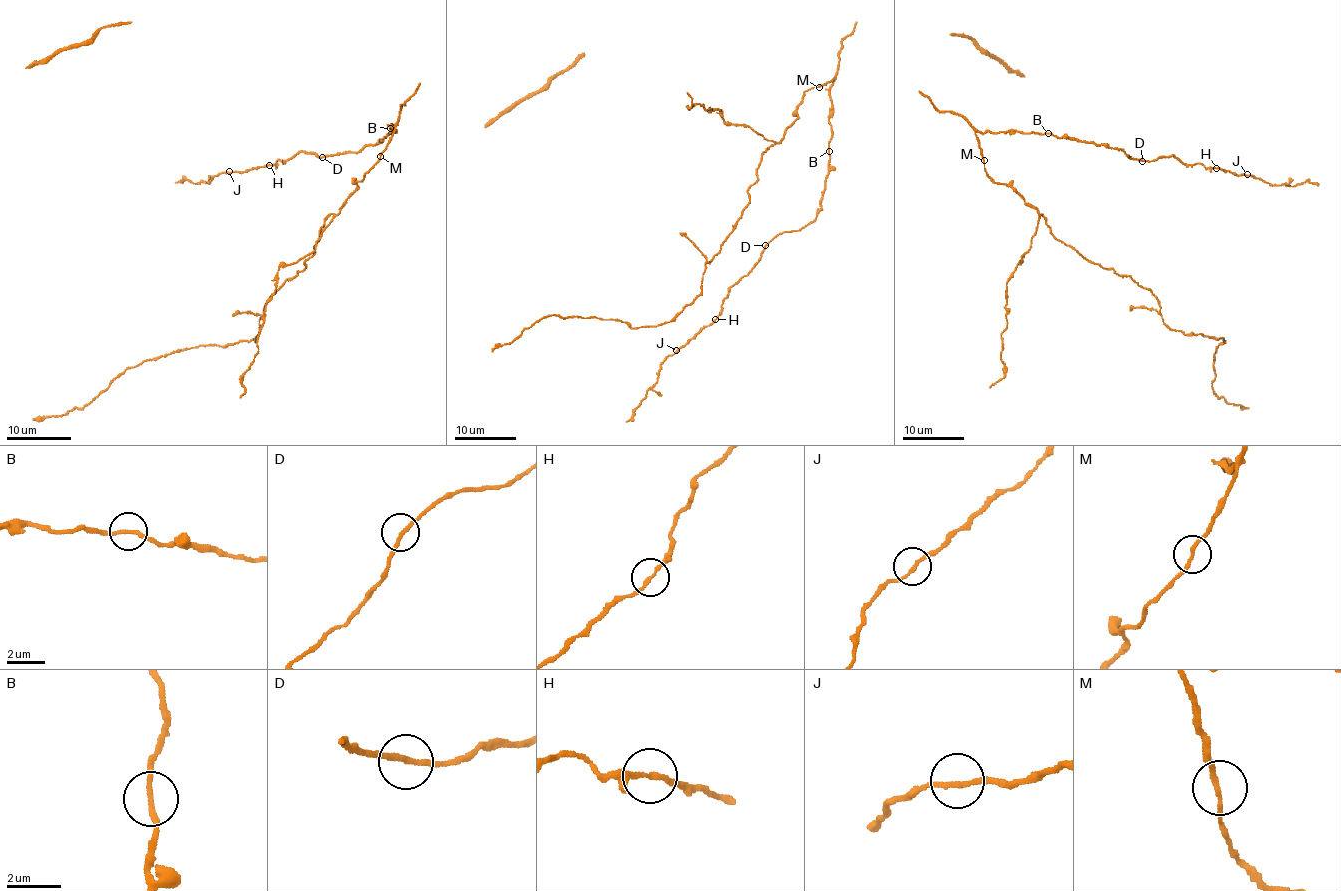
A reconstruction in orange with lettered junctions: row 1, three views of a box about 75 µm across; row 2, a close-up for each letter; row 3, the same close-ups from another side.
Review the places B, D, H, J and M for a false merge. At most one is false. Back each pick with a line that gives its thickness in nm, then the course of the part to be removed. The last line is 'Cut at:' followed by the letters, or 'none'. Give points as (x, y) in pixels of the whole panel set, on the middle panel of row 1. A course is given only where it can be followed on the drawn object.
Cut at: none

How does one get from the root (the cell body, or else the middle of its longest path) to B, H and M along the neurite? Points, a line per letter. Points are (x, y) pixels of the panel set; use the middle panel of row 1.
B: (797, 113), (797, 106), (807, 90), (833, 78), (829, 151)
H: (797, 113), (807, 90), (833, 78), (821, 210), (765, 247), (730, 288), (714, 320)
M: (797, 113), (804, 93), (819, 87)

